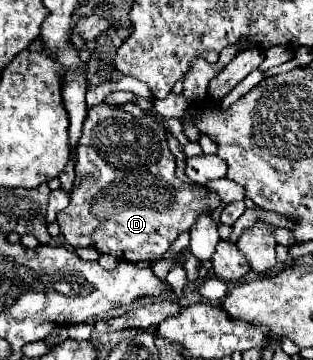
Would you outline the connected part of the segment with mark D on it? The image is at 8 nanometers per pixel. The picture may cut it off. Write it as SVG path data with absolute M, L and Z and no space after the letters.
M99 103L85 117L83 135L75 149L75 183L71 203L57 215L61 233L71 247L93 247L99 253L113 255L117 261L137 263L143 259L159 259L171 249L173 241L191 229L197 217L221 205L217 193L203 185L191 185L175 177L175 157L167 147L167 139L149 139L149 117L137 119L119 107Z

